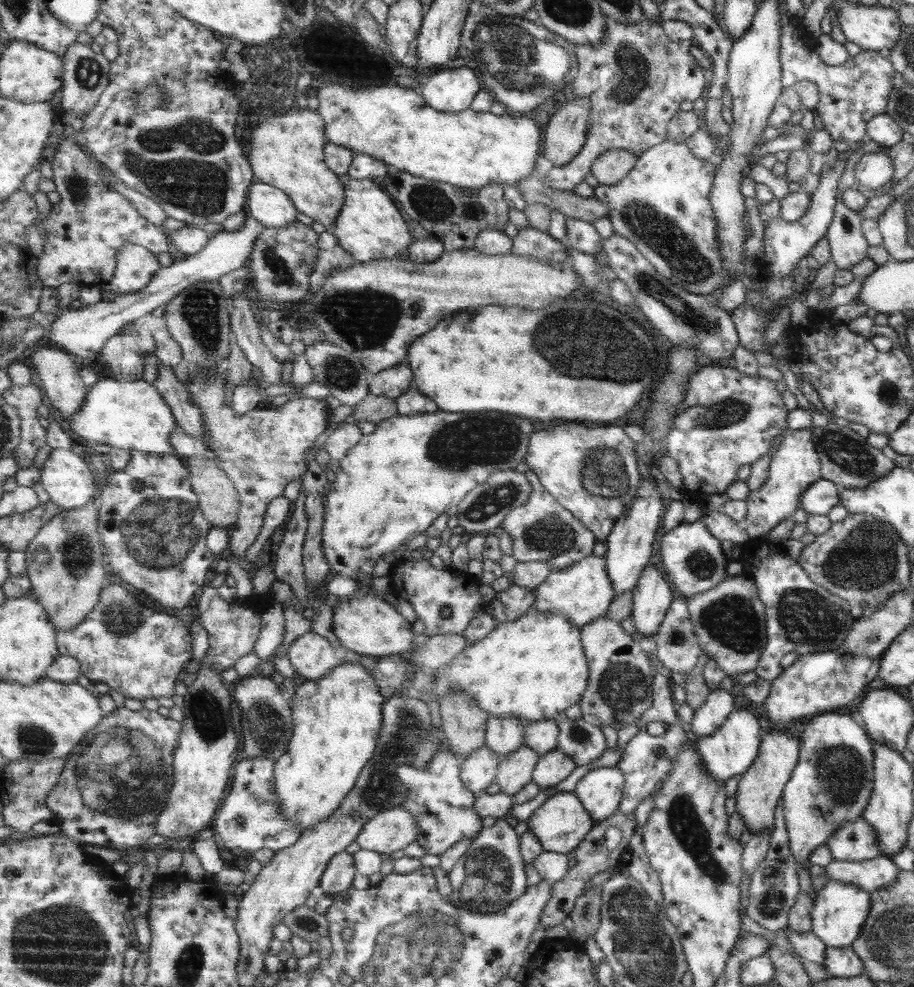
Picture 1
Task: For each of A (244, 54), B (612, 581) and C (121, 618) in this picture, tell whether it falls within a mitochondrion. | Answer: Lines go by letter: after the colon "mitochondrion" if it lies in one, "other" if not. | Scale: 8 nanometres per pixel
A: other
B: other
C: mitochondrion

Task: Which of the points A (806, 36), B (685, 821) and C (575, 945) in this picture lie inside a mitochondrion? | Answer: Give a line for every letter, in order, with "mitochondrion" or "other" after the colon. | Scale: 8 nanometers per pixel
A: other
B: mitochondrion
C: other

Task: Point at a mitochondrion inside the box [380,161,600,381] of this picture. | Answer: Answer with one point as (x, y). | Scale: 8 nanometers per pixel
(433, 204)

